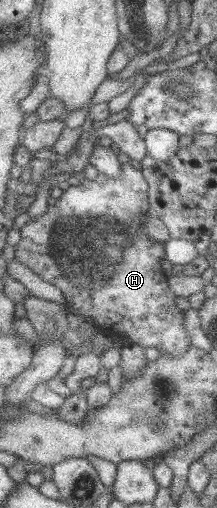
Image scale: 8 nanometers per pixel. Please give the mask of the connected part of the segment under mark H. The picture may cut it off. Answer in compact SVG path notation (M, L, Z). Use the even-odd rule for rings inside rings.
M130 162L124 163L124 169L122 169L122 175L120 177L110 177L106 173L101 173L98 179L82 180L78 186L70 186L62 197L58 199L56 205L50 206L45 214L35 217L26 224L23 228L24 238L17 245L17 259L34 272L37 272L45 281L54 284L63 291L70 313L82 315L84 319L86 317L94 319L100 325L101 330L108 328L112 329L114 333L118 333L118 335L130 337L131 344L142 345L144 348L157 348L164 355L181 357L193 347L192 339L186 330L186 320L188 317L187 312L178 307L178 296L180 295L172 289L170 277L166 275L166 271L162 267L164 259L169 259L167 242L151 238L144 229L144 221L147 215L153 214L151 207L151 183L148 181L144 170L140 171L138 167L134 167Z

